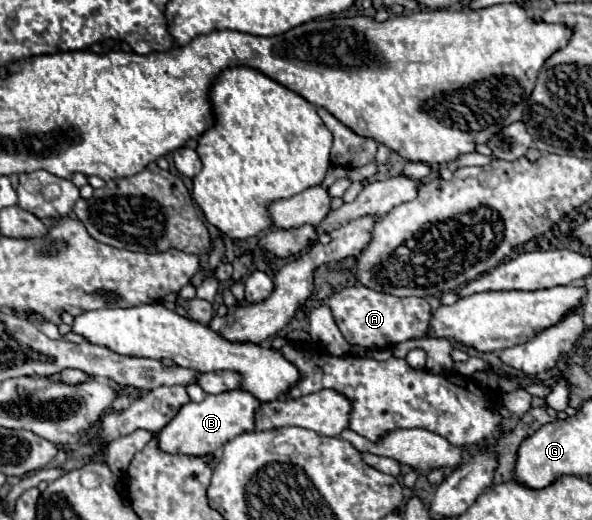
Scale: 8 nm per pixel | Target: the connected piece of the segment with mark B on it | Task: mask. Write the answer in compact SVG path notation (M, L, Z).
M232 389L218 395L206 395L200 403L186 403L178 415L158 433L160 449L166 453L184 453L184 455L208 455L220 449L224 443L234 439L244 431L252 431L256 409L260 401L252 397L252 393L244 389Z

